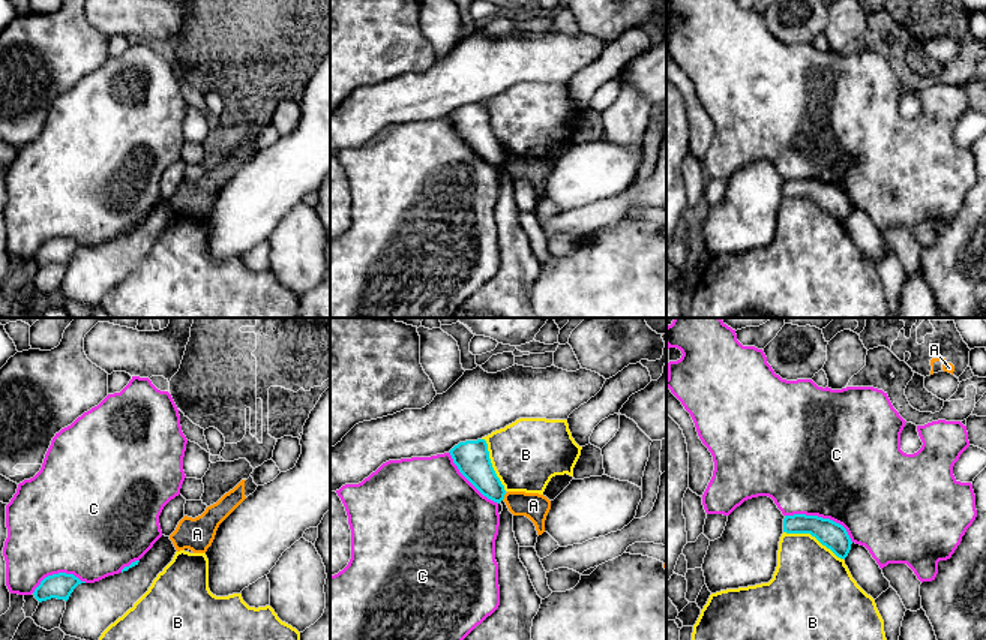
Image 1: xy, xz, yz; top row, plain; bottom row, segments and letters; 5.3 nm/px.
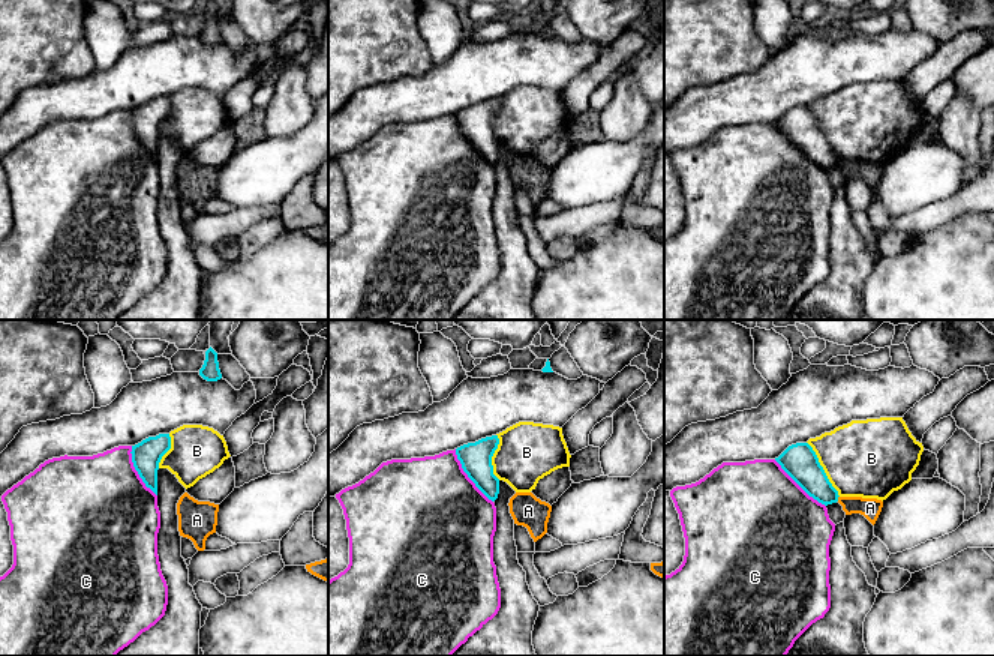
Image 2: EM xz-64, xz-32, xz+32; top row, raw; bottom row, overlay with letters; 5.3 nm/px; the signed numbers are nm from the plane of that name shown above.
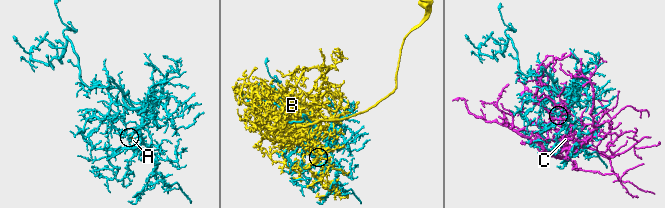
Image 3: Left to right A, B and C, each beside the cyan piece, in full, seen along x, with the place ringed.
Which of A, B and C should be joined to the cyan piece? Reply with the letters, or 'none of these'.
none of these

